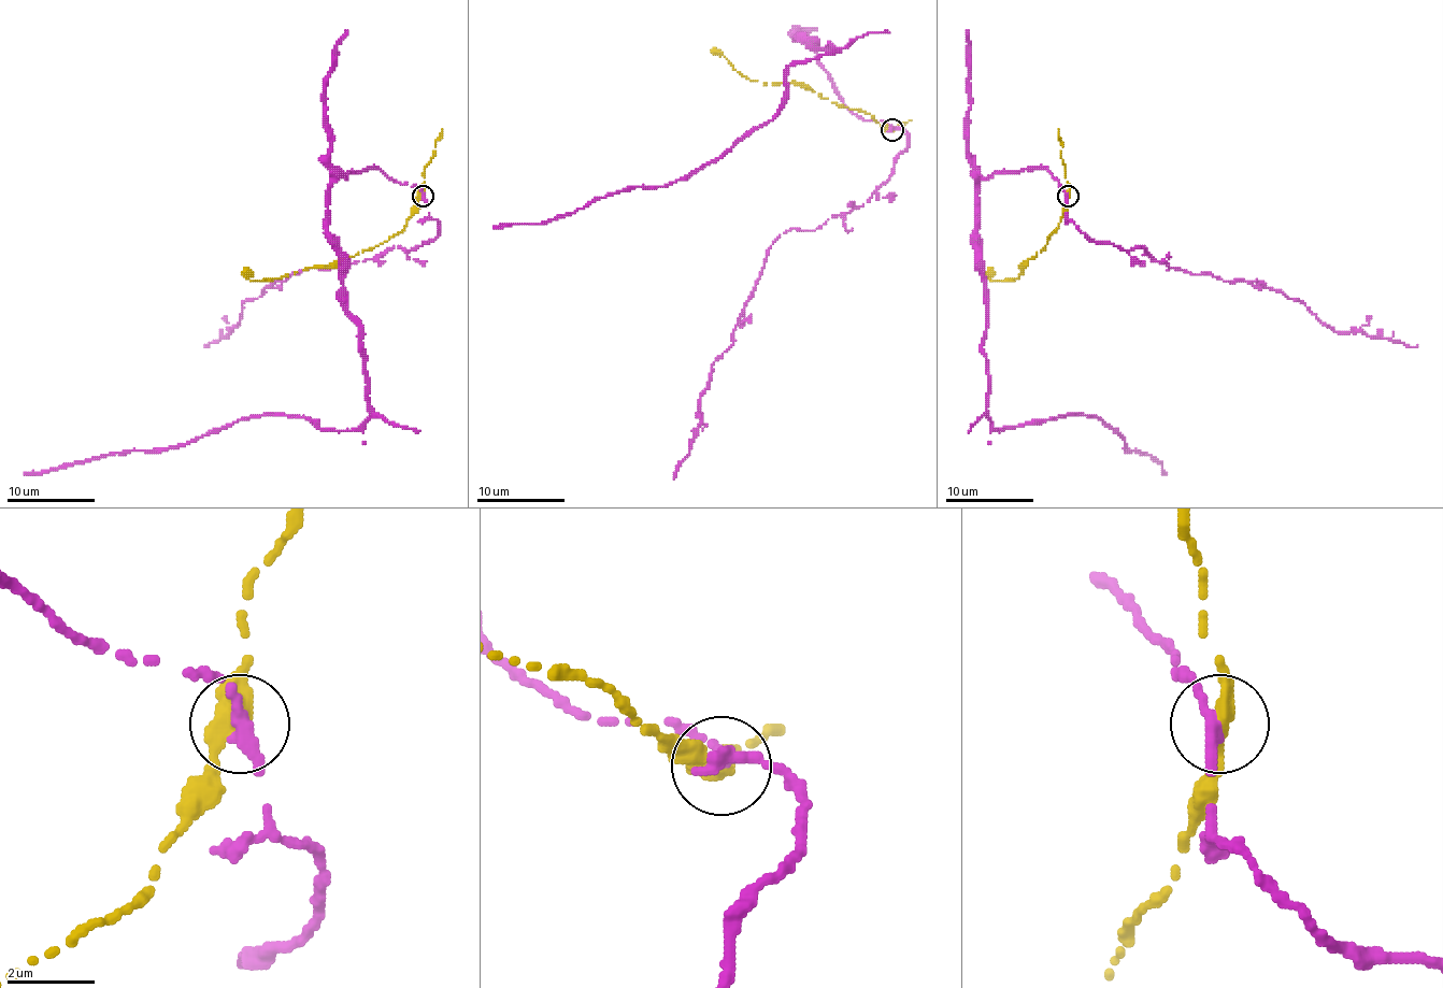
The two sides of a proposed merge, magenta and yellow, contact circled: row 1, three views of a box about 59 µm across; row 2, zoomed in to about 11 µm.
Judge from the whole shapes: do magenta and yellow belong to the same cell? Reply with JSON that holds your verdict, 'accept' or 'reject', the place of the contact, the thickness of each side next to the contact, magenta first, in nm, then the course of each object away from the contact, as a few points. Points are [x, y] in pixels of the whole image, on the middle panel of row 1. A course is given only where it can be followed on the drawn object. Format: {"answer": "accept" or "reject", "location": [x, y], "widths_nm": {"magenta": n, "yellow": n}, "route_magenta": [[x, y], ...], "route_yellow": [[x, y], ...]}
{"answer": "reject", "location": [891, 129], "widths_nm": {"magenta": 440, "yellow": 400}, "route_magenta": [[891, 129], [847, 106], [797, 37], [839, 47], [795, 60], [782, 110], [713, 160], [665, 186], [494, 228]], "route_yellow": [[891, 129], [869, 114], [832, 102], [793, 83], [746, 79], [713, 49]]}

